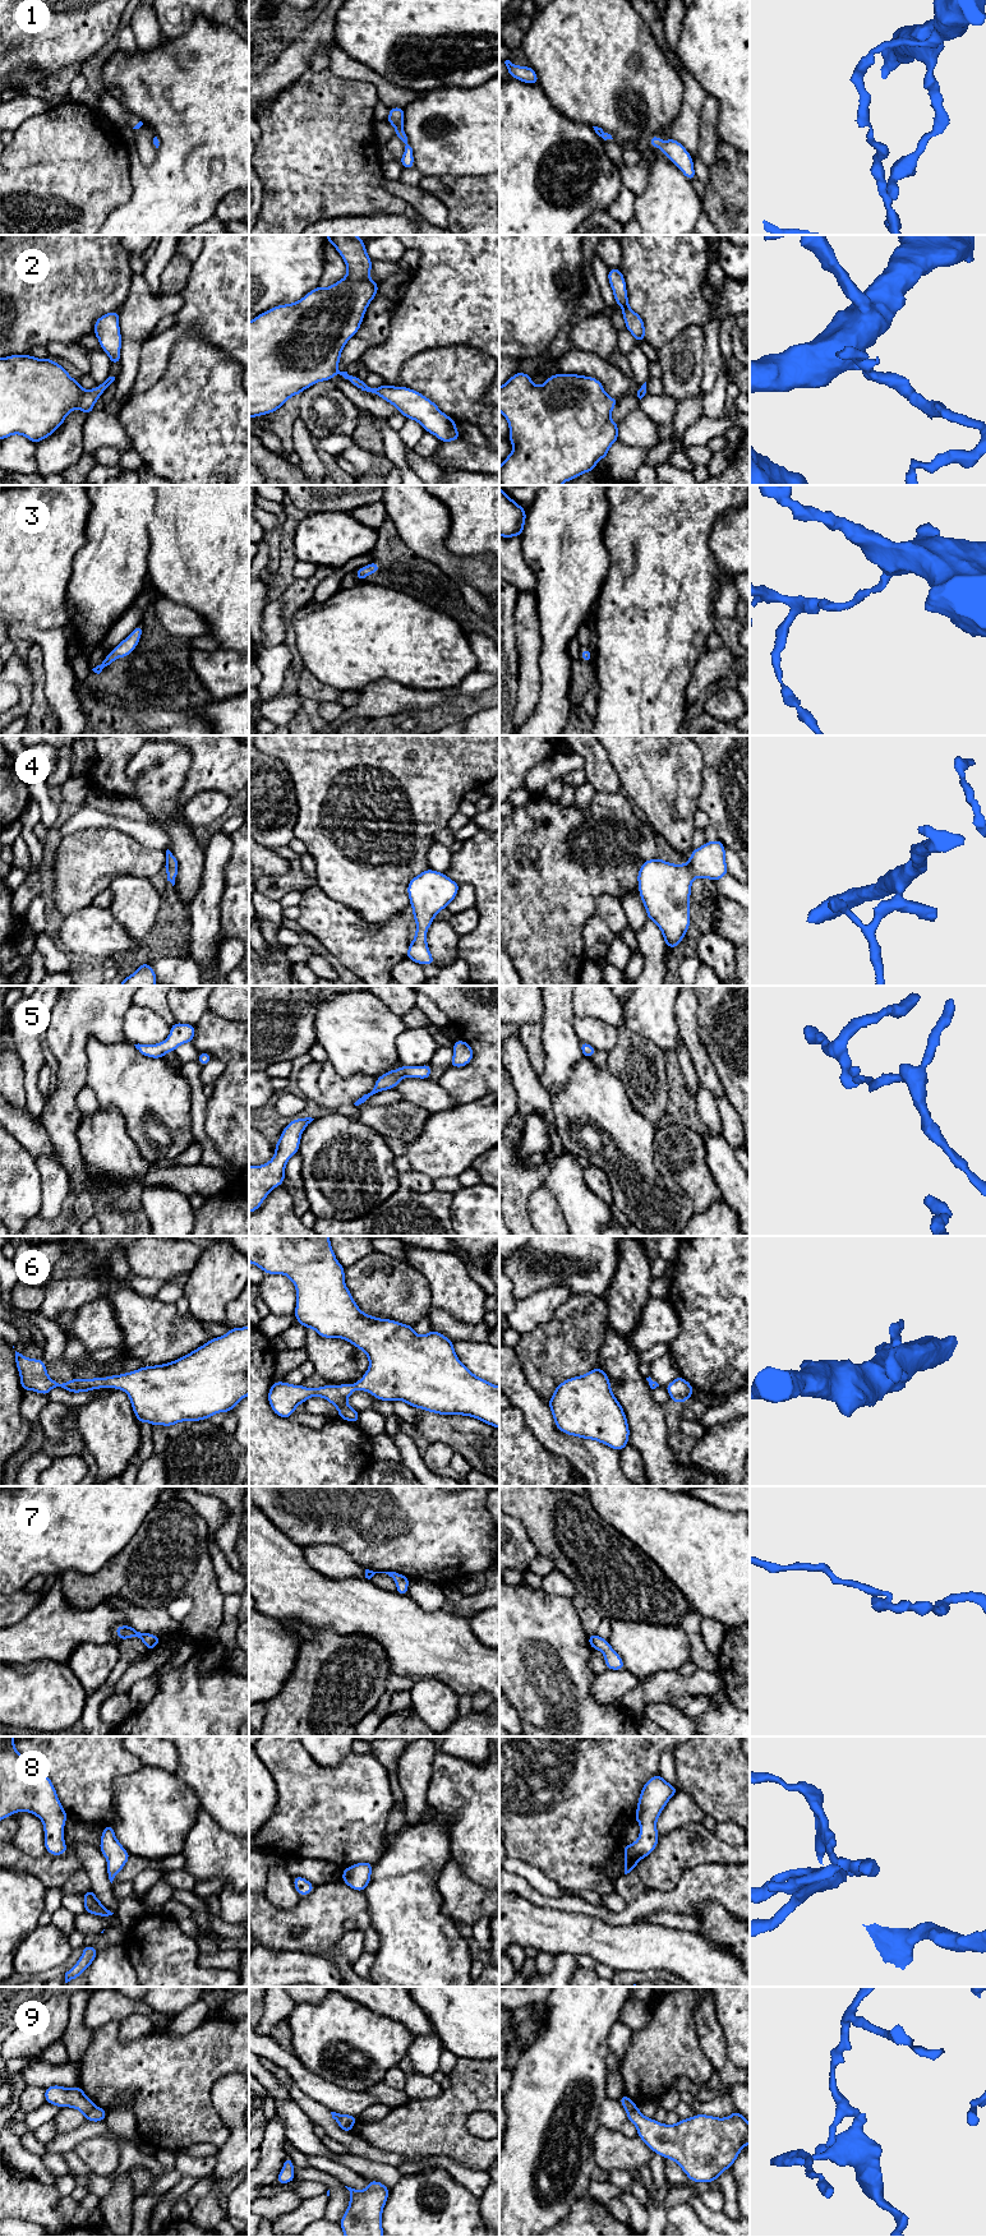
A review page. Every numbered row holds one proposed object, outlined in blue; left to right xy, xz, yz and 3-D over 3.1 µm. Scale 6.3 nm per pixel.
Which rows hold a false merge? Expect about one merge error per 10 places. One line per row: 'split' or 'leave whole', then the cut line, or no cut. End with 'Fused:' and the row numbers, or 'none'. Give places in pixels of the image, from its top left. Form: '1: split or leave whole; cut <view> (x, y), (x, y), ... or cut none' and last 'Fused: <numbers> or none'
1: leave whole; cut none
2: leave whole; cut none
3: leave whole; cut none
4: leave whole; cut none
5: leave whole; cut none
6: leave whole; cut none
7: leave whole; cut none
8: leave whole; cut none
9: split; cut xy (95, 2106), (84, 2116)
Fused: 9

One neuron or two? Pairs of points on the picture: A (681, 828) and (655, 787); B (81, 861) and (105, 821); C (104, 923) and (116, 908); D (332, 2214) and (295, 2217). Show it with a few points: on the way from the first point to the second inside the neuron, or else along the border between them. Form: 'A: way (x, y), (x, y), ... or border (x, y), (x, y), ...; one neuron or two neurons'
A: way (669, 821), (666, 798); one neuron
B: border (72, 833), (98, 828), (115, 828), (129, 835); two neurons
C: border (107, 908), (129, 936); two neurons
D: border (328, 2196), (323, 2217); two neurons

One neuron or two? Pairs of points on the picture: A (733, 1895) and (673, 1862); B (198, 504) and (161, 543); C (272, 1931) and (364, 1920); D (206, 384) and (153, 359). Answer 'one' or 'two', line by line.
A: two
B: one
C: one
D: two

